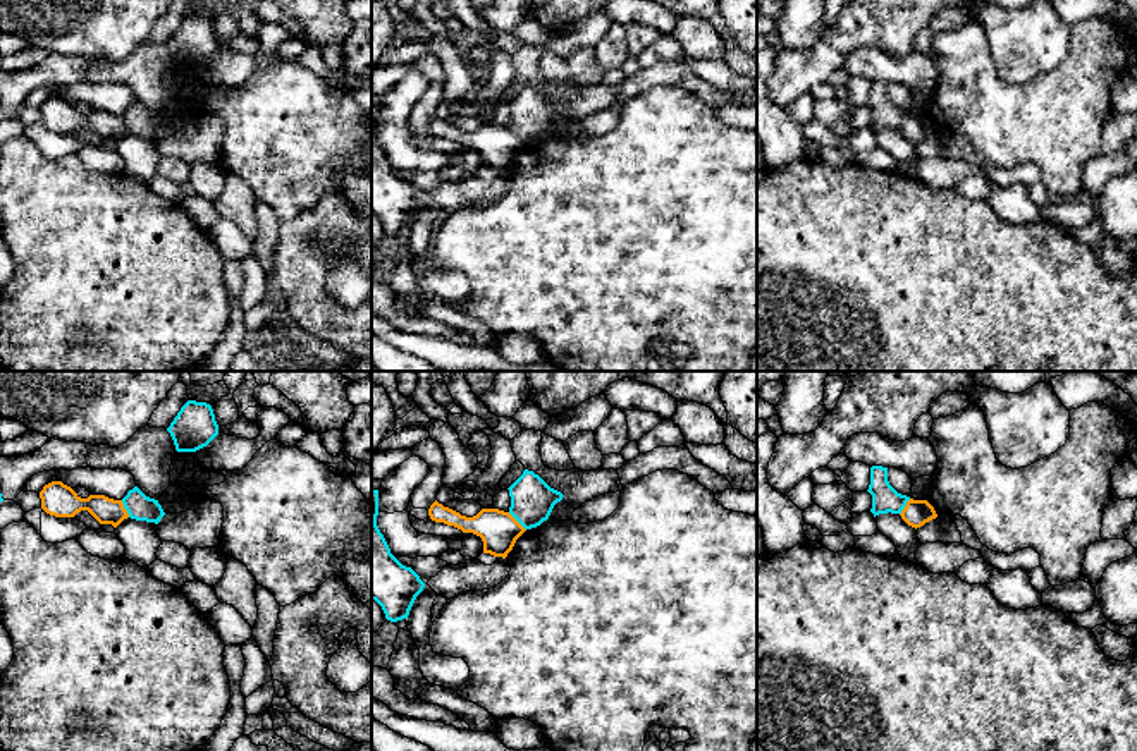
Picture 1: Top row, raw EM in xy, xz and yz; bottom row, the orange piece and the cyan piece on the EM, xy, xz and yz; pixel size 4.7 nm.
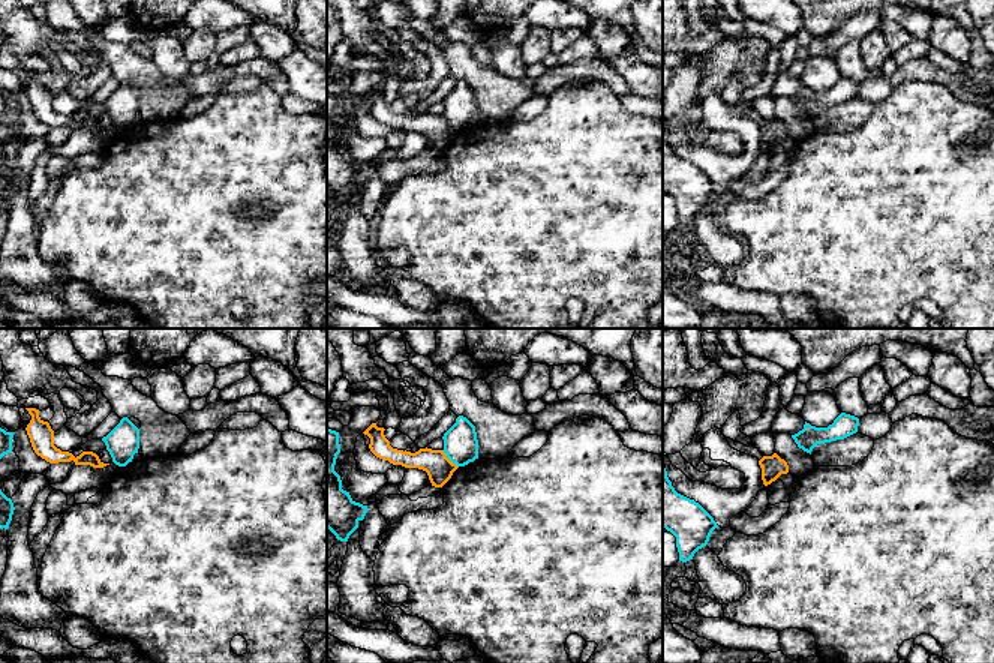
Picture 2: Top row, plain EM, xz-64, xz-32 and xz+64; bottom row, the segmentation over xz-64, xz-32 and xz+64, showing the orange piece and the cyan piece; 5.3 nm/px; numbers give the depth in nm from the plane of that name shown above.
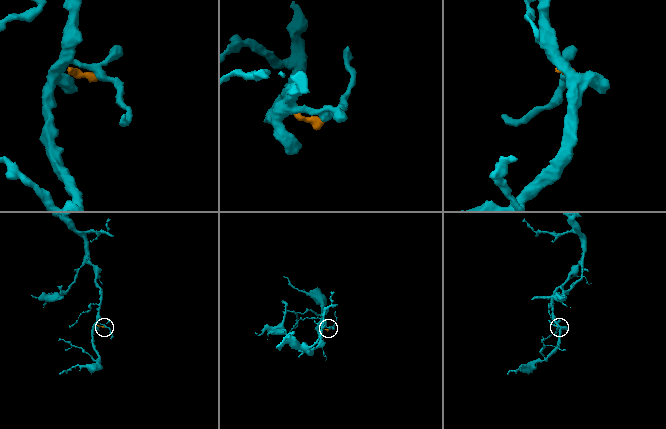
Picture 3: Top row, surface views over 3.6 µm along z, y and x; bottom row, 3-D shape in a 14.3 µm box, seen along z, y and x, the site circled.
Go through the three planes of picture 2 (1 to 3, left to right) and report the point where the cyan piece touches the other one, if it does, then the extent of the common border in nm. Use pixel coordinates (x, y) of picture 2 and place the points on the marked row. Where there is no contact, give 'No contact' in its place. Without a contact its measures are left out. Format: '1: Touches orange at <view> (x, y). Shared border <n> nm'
1: No contact
2: Touches orange at xz-32 (449, 459). Shared border 130 nm
3: No contact

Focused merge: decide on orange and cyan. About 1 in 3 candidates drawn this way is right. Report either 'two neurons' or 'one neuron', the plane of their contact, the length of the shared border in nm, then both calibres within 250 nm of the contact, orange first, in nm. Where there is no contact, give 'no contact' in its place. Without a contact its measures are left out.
two neurons; contact in xz; length 120 nm; calibres 180 and 200 nm

